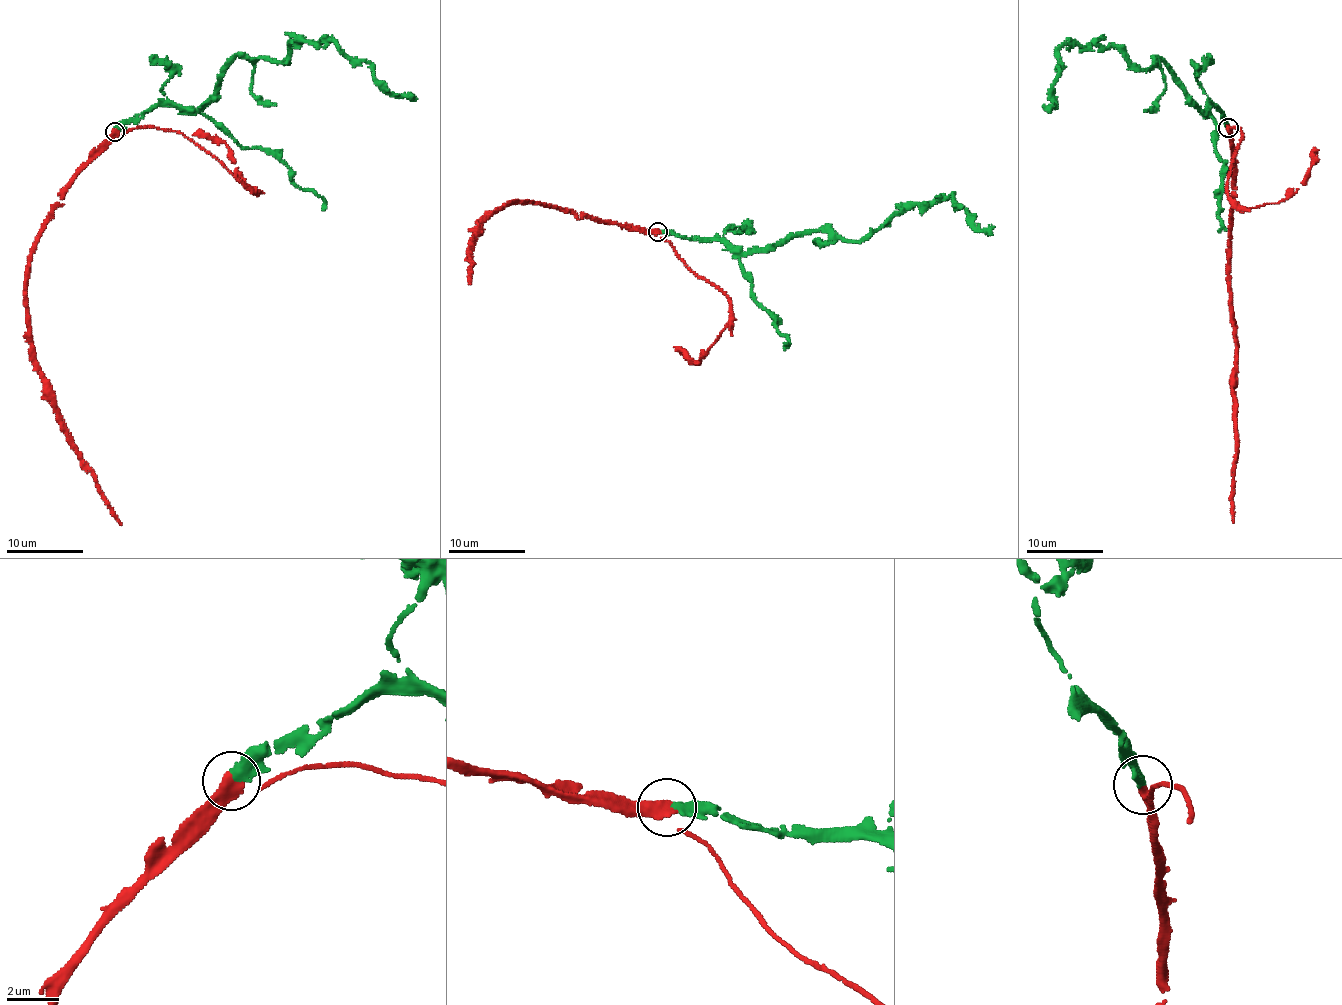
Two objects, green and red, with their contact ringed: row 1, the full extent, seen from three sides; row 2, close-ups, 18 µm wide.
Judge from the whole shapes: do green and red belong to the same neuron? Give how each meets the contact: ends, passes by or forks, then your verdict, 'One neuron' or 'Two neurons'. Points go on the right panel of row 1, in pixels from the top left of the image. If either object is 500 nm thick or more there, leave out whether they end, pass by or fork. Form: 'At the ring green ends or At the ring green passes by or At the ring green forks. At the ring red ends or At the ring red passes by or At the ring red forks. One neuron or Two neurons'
At the ring green ends. At the ring red passes by. One neuron

